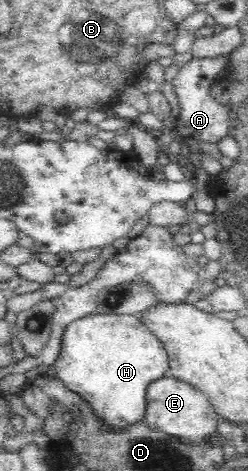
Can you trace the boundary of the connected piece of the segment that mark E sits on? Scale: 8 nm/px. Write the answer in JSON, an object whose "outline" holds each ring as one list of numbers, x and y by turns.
{"outline":[[168,375,152,382,146,390,146,398,143,421,152,430,176,437,188,446,204,446,208,438,217,432,219,417,209,405,205,394,173,376]]}

